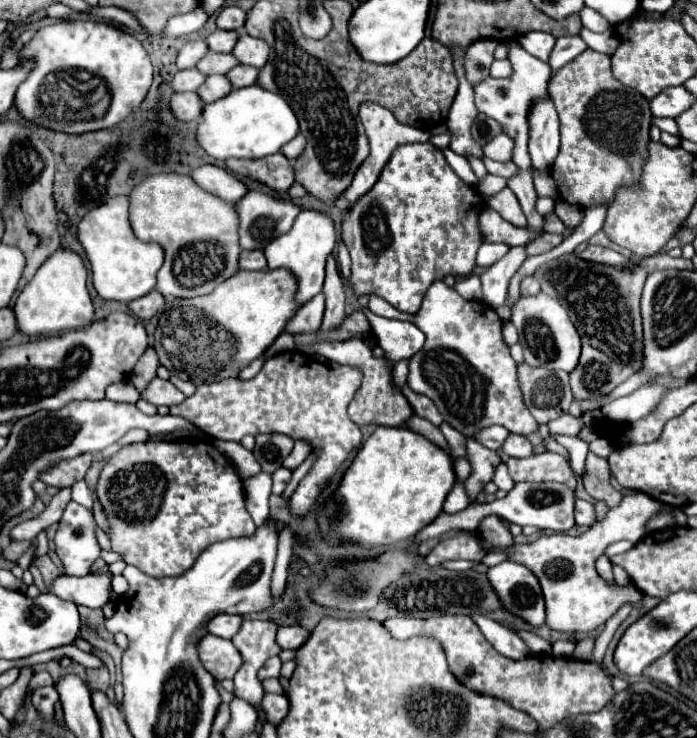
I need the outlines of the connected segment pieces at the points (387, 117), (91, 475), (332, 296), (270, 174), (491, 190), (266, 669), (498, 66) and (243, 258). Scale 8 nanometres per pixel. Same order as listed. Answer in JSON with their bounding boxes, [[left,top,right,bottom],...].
[[344,103,430,203],[84,459,106,493],[320,255,346,331],[226,153,294,193],[478,175,506,195],[258,657,282,681],[490,59,512,77],[240,249,266,271]]

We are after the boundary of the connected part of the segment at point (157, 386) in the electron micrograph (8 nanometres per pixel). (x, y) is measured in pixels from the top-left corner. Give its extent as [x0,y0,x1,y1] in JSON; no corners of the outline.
[140,377,186,407]

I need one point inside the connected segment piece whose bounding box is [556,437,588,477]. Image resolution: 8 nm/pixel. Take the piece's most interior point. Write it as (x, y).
(577, 449)

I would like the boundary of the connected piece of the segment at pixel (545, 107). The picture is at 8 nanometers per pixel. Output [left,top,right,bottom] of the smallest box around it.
[530,99,558,171]

